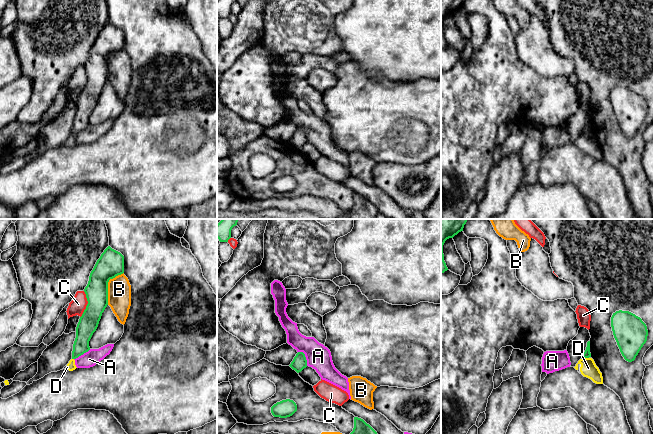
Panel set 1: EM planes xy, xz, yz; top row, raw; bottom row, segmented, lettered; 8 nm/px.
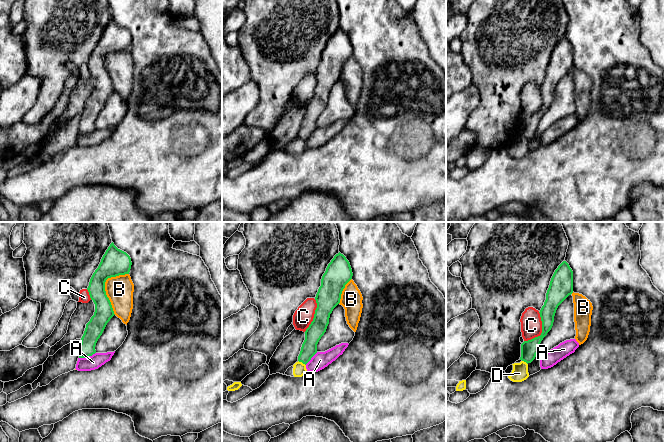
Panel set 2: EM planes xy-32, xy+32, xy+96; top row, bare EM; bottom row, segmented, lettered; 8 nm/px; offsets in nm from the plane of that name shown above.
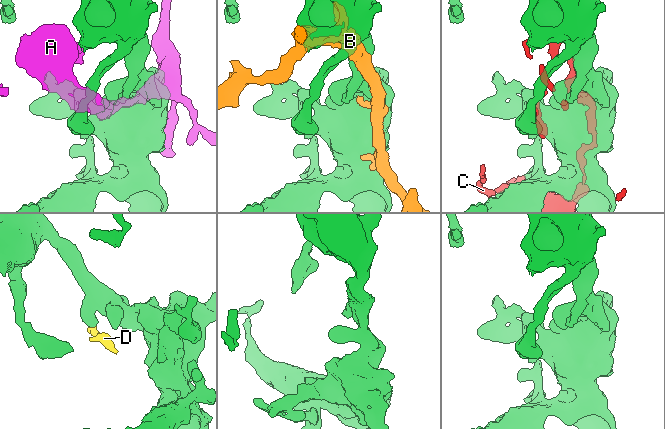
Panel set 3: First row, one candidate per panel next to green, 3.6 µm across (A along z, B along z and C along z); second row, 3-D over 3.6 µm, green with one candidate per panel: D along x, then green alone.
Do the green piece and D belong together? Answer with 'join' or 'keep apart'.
keep apart

